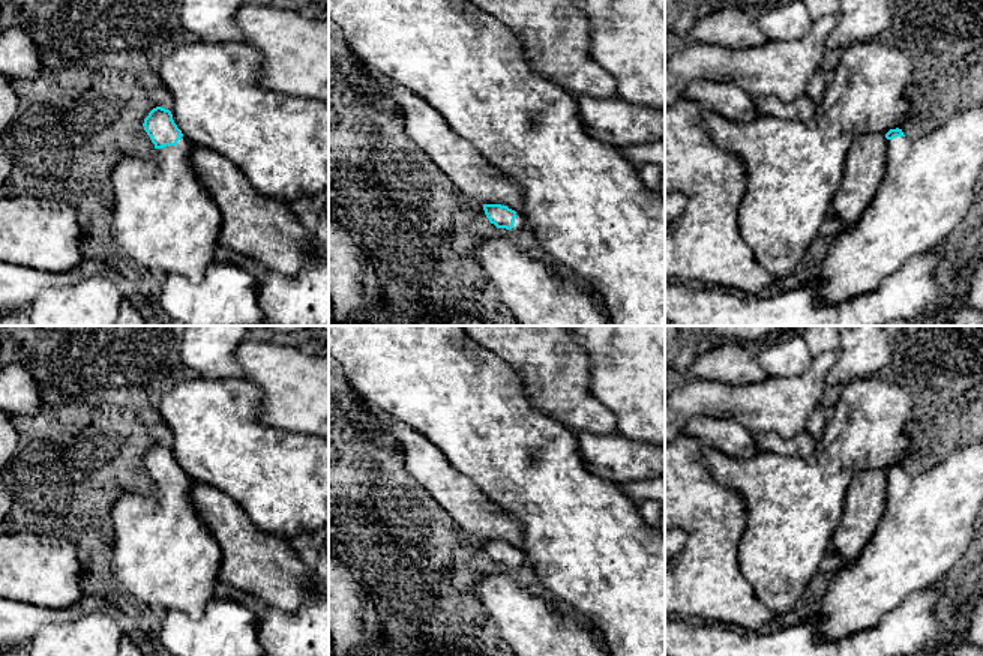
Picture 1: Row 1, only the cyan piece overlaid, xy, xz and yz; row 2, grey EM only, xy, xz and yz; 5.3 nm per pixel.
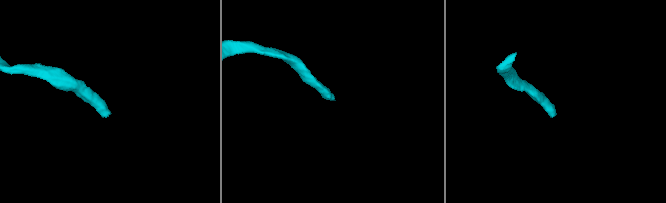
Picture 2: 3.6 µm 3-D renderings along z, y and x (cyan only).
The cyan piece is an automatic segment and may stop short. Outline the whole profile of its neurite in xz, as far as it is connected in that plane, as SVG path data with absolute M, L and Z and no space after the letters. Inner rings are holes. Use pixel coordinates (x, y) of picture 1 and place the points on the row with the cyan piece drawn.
M483 204L483 210L489 222L506 234L530 231L528 221L521 212L501 204Z

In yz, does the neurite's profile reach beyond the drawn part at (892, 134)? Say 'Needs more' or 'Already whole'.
Needs more

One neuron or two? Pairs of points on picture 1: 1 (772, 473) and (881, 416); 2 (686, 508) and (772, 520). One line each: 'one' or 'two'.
1: one
2: two

